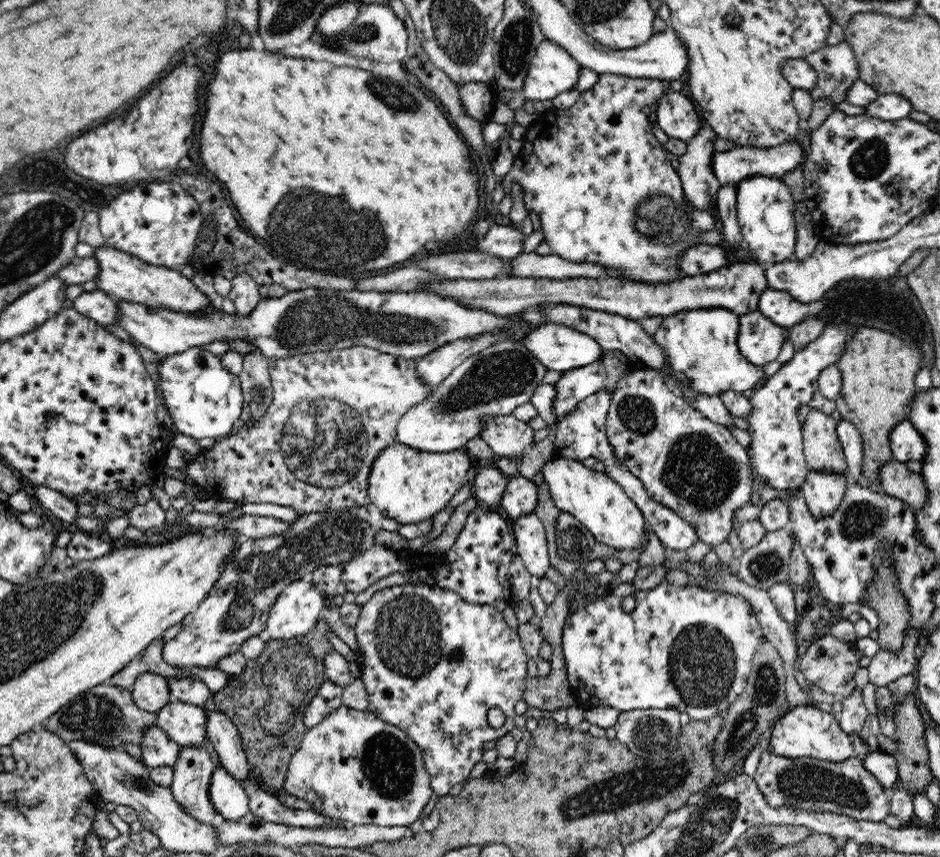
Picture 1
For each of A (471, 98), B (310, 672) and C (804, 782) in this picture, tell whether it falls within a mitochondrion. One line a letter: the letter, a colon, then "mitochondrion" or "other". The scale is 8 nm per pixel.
A: other
B: mitochondrion
C: mitochondrion

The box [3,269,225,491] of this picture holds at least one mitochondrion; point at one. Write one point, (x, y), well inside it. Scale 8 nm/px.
(43, 422)

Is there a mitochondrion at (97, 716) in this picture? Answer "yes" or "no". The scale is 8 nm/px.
yes

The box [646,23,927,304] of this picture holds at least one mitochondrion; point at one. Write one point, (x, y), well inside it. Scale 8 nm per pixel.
(870, 159)

